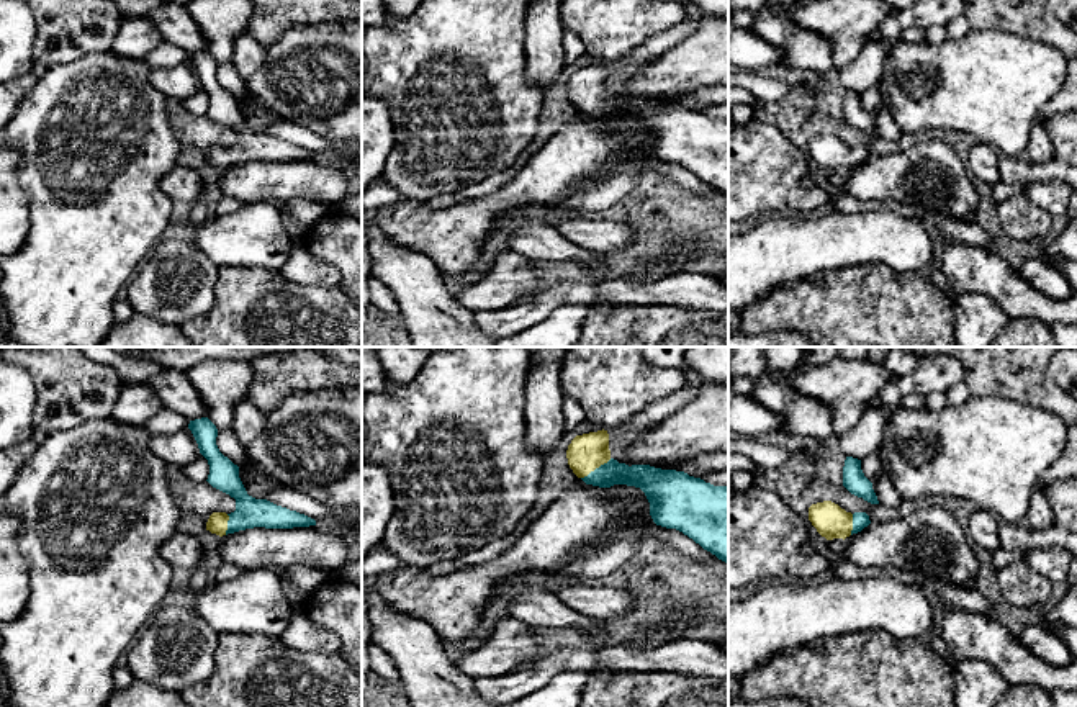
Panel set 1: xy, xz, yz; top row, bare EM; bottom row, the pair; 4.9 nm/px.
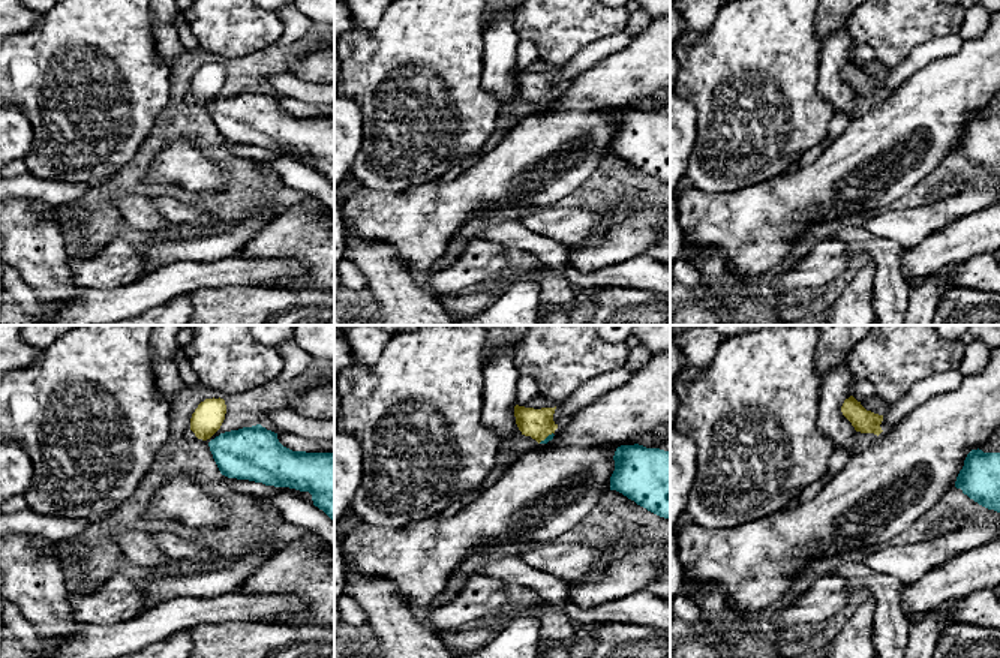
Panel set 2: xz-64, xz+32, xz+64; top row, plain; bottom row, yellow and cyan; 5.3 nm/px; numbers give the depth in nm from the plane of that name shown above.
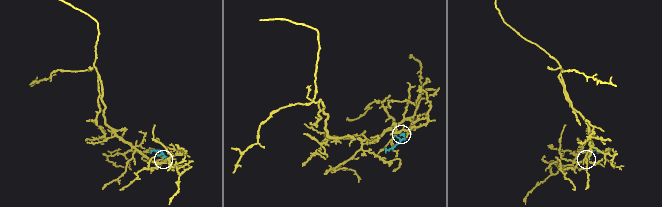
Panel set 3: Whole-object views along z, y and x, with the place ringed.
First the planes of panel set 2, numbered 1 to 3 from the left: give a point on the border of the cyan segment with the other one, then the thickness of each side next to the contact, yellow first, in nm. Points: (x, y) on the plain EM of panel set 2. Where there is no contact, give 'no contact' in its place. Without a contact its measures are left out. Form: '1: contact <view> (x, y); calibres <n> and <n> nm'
1: no contact
2: contact xz+32 (544, 102); calibres 160 and 30 nm
3: no contact

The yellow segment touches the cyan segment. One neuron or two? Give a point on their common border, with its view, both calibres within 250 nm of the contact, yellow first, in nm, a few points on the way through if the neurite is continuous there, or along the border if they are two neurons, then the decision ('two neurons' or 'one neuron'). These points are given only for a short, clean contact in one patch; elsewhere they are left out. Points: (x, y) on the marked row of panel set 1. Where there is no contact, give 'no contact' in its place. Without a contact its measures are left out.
meets yellow in xz at (596, 467); 180 nm thick on the yellow side, 120 nm on the other; runs through xz (586, 452), (596, 467), (604, 472), (644, 477); one neuron

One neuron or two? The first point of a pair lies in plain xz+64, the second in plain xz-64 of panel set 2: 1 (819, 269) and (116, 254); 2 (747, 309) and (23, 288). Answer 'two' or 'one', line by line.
1: one
2: two

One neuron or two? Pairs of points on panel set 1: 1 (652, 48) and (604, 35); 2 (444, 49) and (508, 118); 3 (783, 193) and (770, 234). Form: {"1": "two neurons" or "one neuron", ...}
{"1": "two neurons", "2": "one neuron", "3": "two neurons"}

